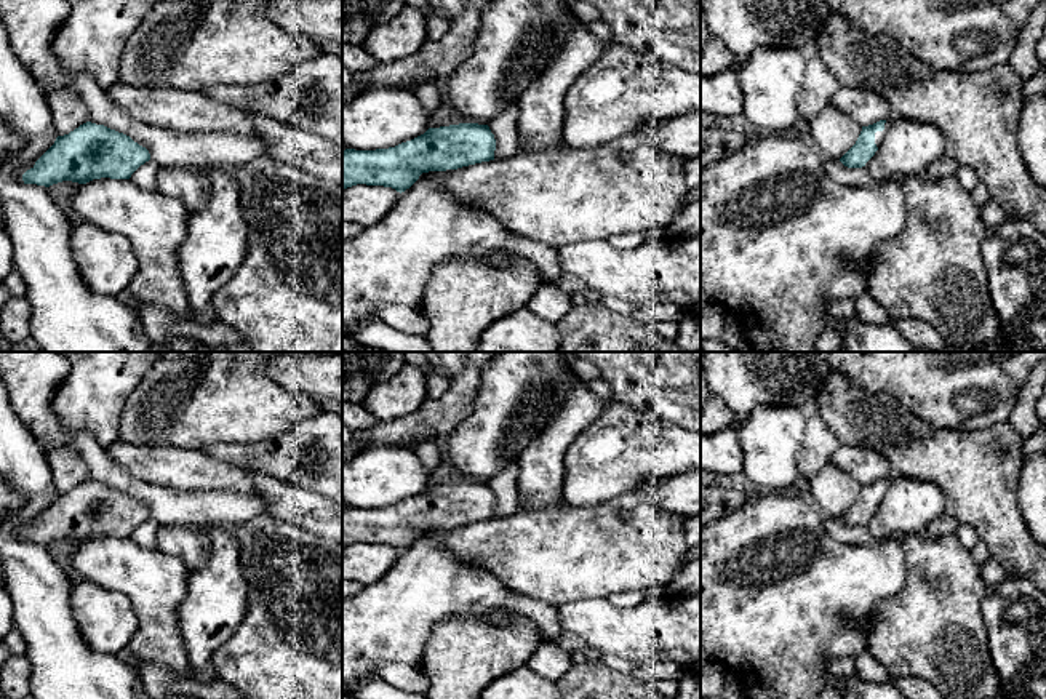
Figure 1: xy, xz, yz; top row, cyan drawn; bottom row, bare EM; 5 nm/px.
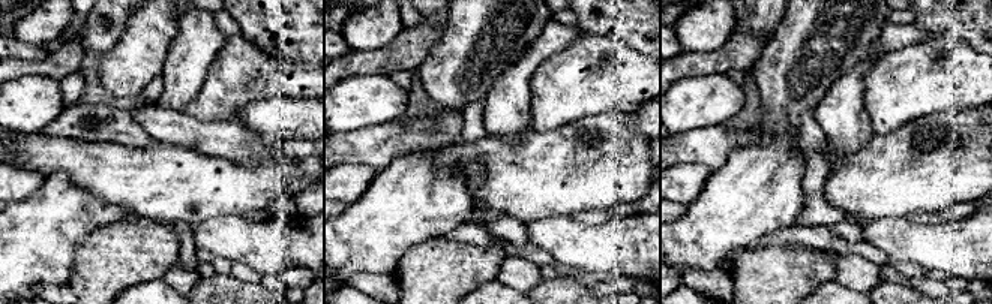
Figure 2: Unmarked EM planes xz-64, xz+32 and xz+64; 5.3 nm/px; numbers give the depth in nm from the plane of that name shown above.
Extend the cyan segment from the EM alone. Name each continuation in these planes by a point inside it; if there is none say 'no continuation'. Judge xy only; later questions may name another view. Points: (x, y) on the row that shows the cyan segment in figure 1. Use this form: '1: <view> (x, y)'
no continuation

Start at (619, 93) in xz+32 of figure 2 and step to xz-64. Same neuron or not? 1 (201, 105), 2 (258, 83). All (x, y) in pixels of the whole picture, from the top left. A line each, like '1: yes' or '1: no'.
1: yes
2: yes

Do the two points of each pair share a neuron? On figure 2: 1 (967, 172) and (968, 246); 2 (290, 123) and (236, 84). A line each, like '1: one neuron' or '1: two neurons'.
1: two neurons
2: two neurons

